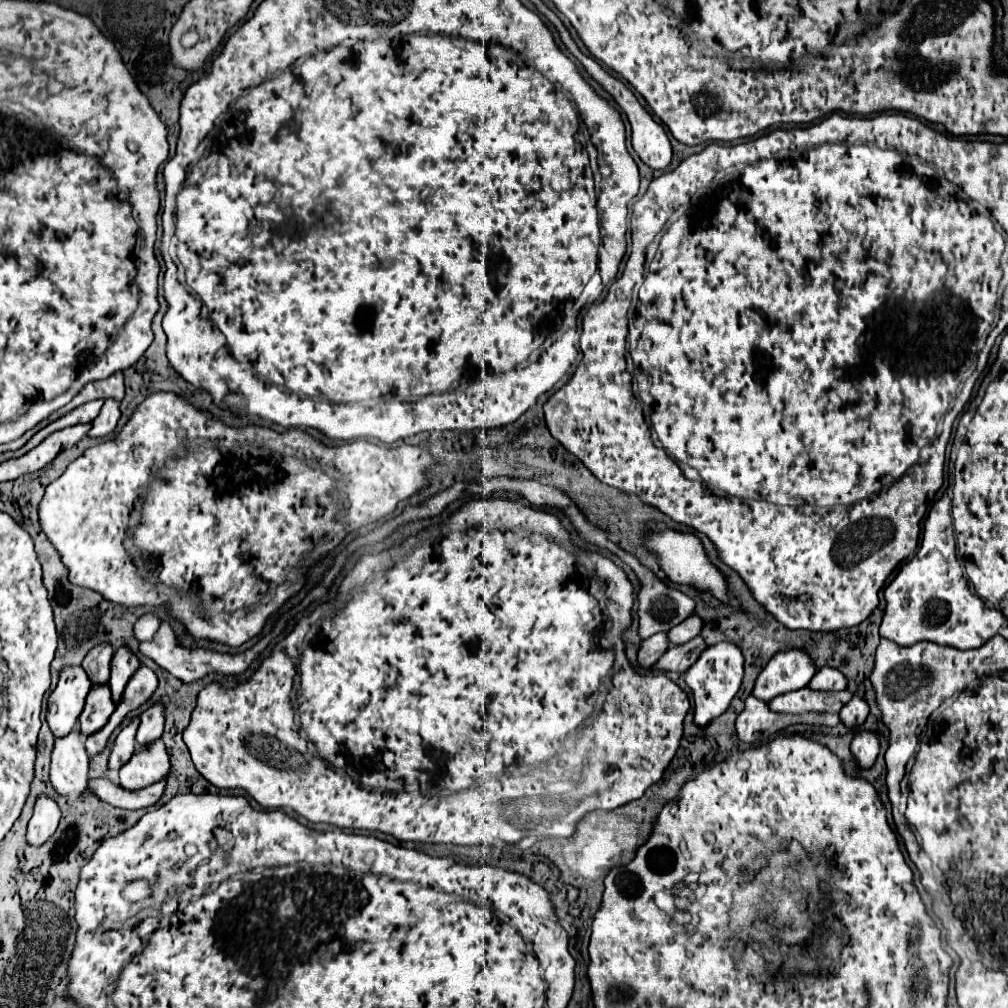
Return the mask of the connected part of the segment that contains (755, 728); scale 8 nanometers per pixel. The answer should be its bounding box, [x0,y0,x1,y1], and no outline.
[736,695,840,743]

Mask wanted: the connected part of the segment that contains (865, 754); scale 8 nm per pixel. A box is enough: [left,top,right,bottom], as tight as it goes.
[850,731,880,767]

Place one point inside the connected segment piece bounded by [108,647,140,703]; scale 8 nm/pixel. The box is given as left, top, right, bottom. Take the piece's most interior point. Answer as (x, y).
(124, 663)

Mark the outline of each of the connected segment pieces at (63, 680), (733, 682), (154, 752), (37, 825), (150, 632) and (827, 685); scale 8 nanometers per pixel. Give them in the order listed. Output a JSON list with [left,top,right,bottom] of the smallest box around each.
[[46,665,92,737],[686,643,744,727],[120,739,170,789],[28,795,62,845],[134,613,160,641],[808,667,848,691]]

